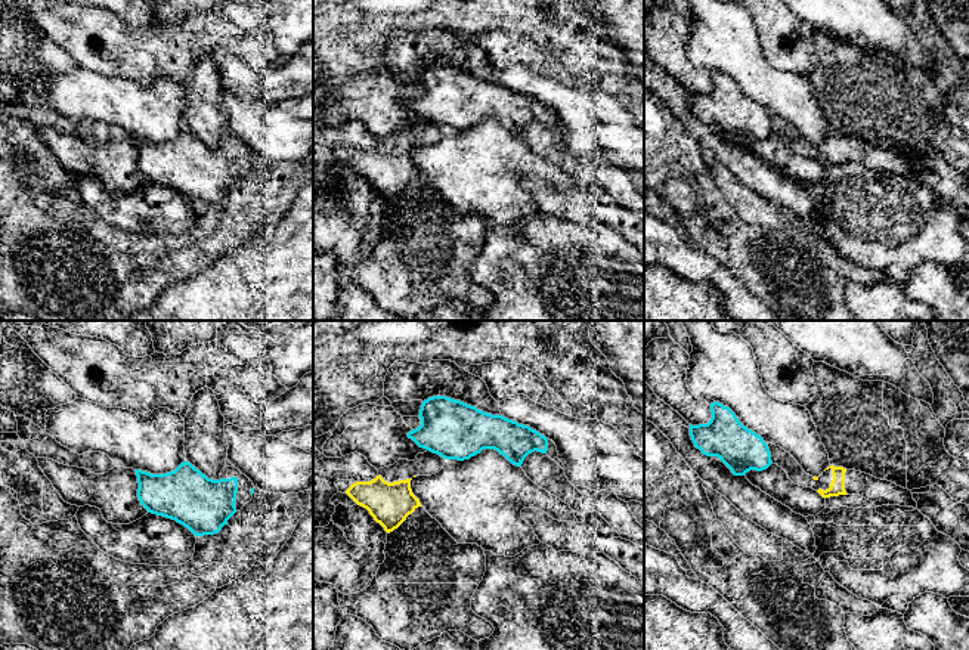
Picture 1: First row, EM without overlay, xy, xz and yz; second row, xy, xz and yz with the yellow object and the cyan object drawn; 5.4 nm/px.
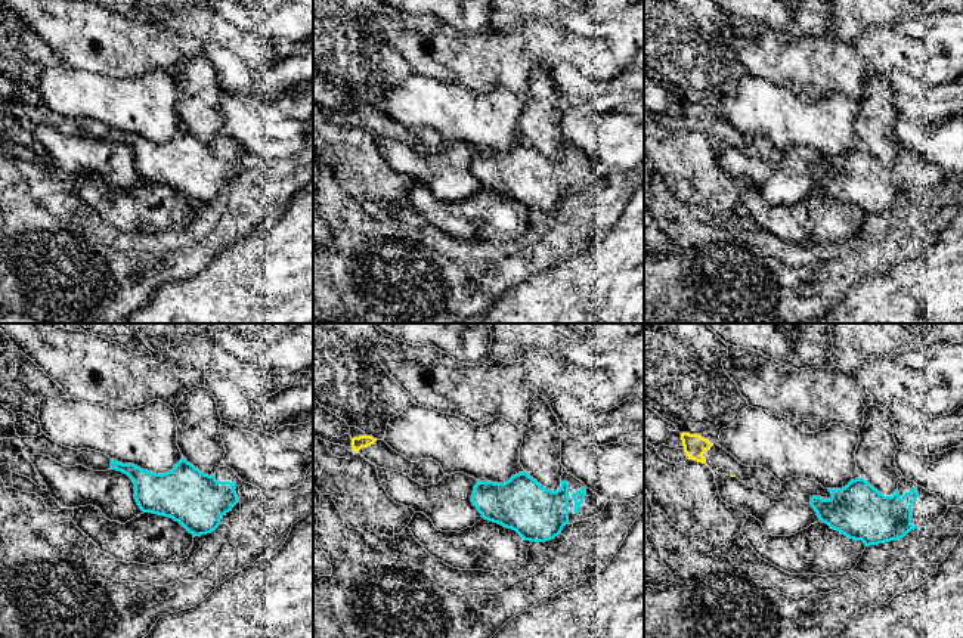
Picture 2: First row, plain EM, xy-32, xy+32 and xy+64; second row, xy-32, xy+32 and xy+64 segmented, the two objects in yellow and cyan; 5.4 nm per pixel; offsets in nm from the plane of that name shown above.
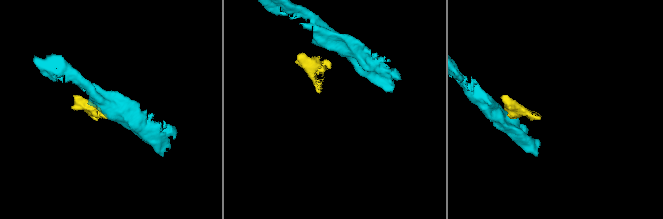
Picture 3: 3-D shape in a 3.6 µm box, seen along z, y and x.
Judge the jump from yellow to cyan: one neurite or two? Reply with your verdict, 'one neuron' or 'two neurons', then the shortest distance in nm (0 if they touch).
two neurons; gap 160 nm

